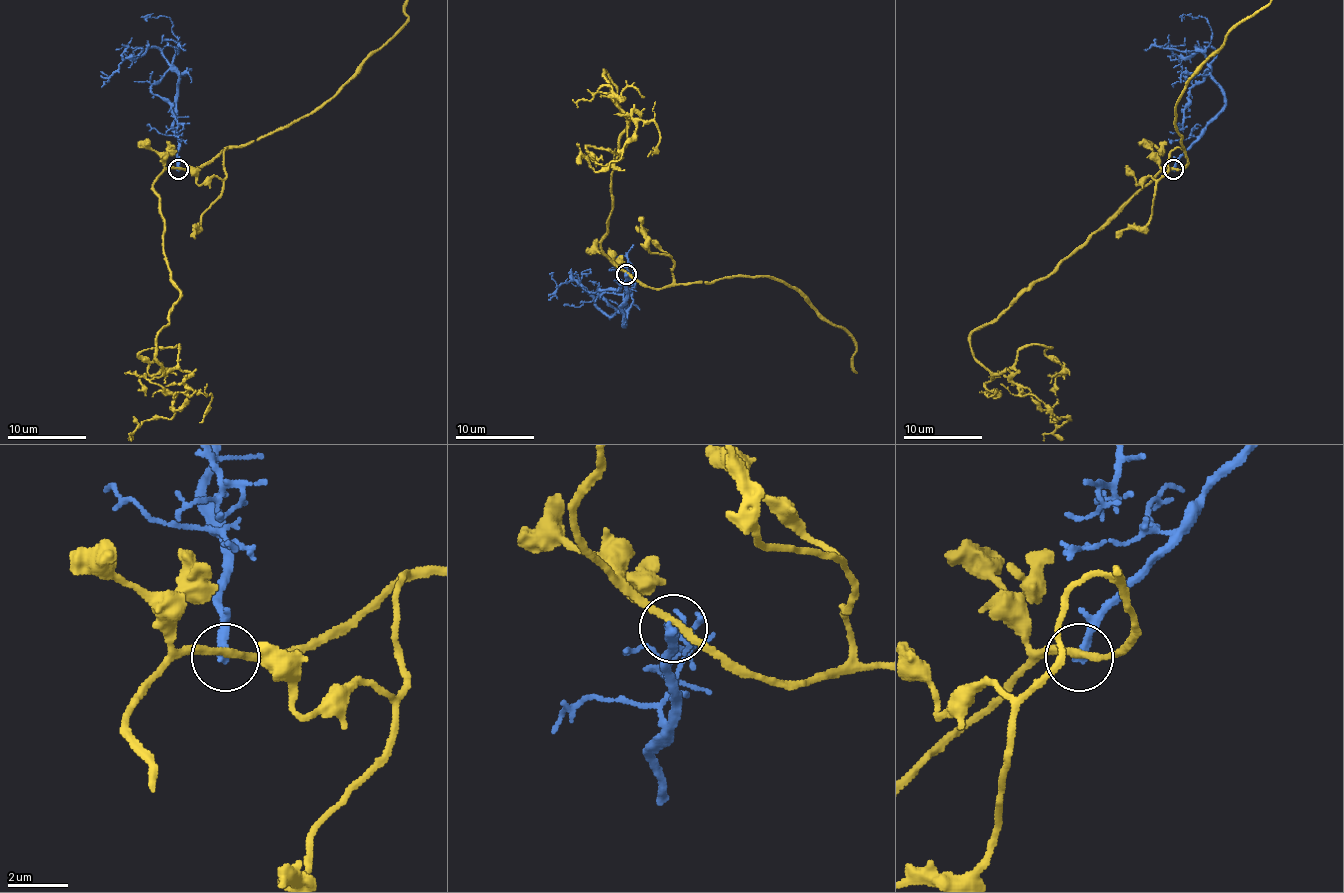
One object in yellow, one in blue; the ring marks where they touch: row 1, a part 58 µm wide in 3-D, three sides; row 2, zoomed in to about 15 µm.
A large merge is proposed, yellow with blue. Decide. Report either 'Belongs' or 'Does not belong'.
Does not belong

